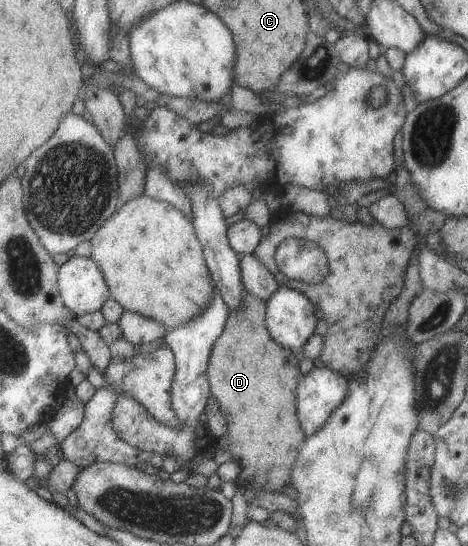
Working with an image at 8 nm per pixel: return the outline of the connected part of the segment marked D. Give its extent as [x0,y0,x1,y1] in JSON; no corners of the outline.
[206,288,305,504]

